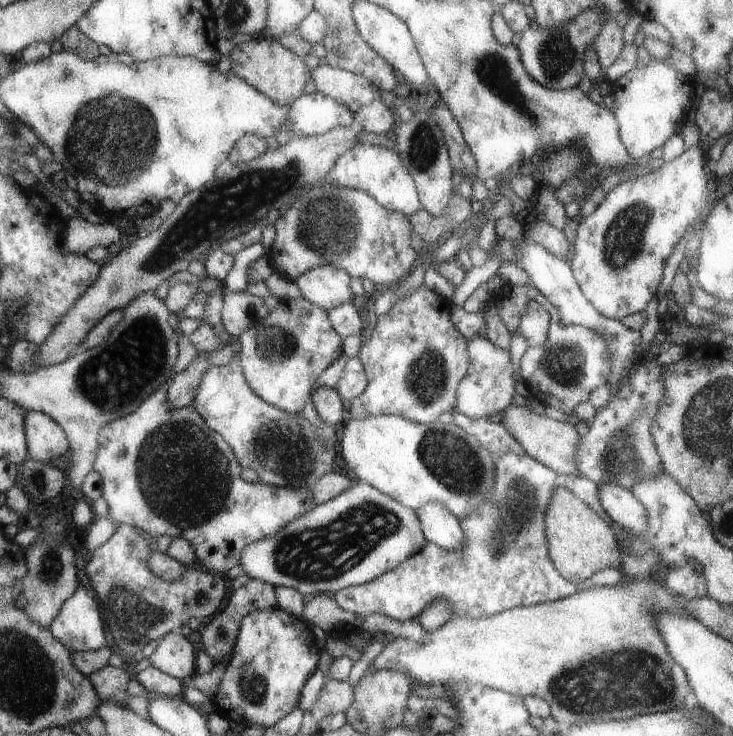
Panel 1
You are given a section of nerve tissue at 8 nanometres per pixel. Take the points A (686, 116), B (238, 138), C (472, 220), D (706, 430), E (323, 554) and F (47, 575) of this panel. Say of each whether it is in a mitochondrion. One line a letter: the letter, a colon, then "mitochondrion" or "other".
A: other
B: other
C: other
D: mitochondrion
E: mitochondrion
F: mitochondrion

